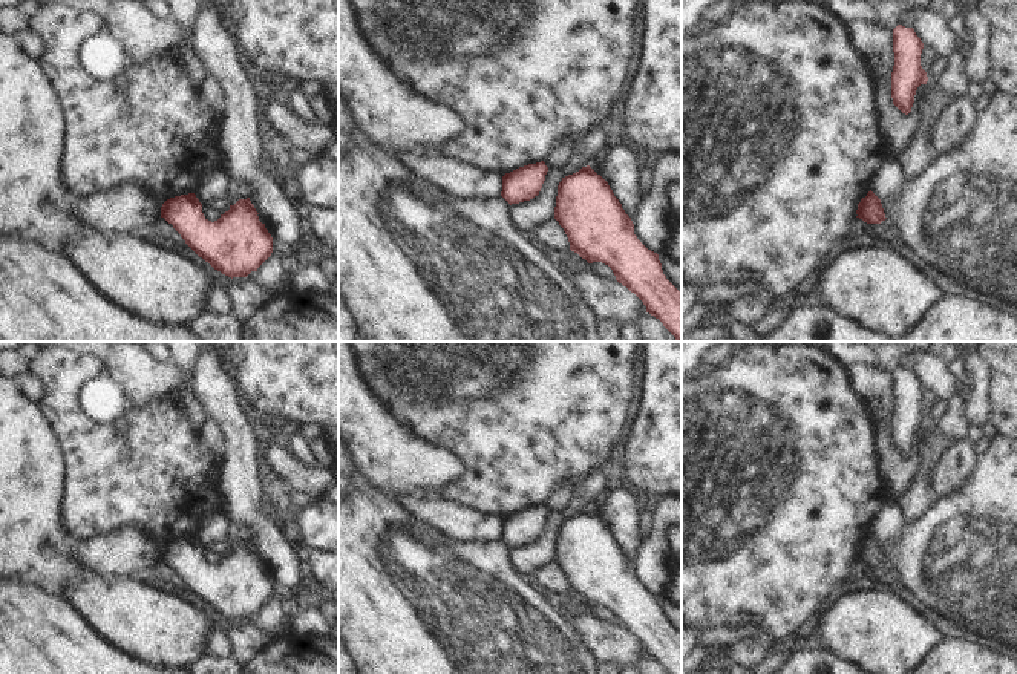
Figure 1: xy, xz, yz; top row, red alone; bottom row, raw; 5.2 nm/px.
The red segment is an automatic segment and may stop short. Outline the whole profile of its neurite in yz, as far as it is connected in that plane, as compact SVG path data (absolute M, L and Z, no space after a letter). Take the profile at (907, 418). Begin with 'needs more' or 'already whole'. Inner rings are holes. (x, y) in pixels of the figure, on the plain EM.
already whole | M898 368L893 372L891 441L905 458L911 455L917 430L928 424L927 415L921 409L922 392L924 386L913 371Z

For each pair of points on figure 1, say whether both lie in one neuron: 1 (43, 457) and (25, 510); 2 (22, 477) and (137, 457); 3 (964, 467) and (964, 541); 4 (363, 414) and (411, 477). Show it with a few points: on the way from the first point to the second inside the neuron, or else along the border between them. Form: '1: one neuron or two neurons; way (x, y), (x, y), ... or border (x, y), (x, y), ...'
1: one neuron; way (35, 471), (25, 486), (25, 497)
2: two neurons; border (54, 434), (63, 457), (62, 504)
3: two neurons; border (979, 458), (971, 478), (958, 492), (933, 498)
4: one neuron; way (366, 429), (395, 461)

